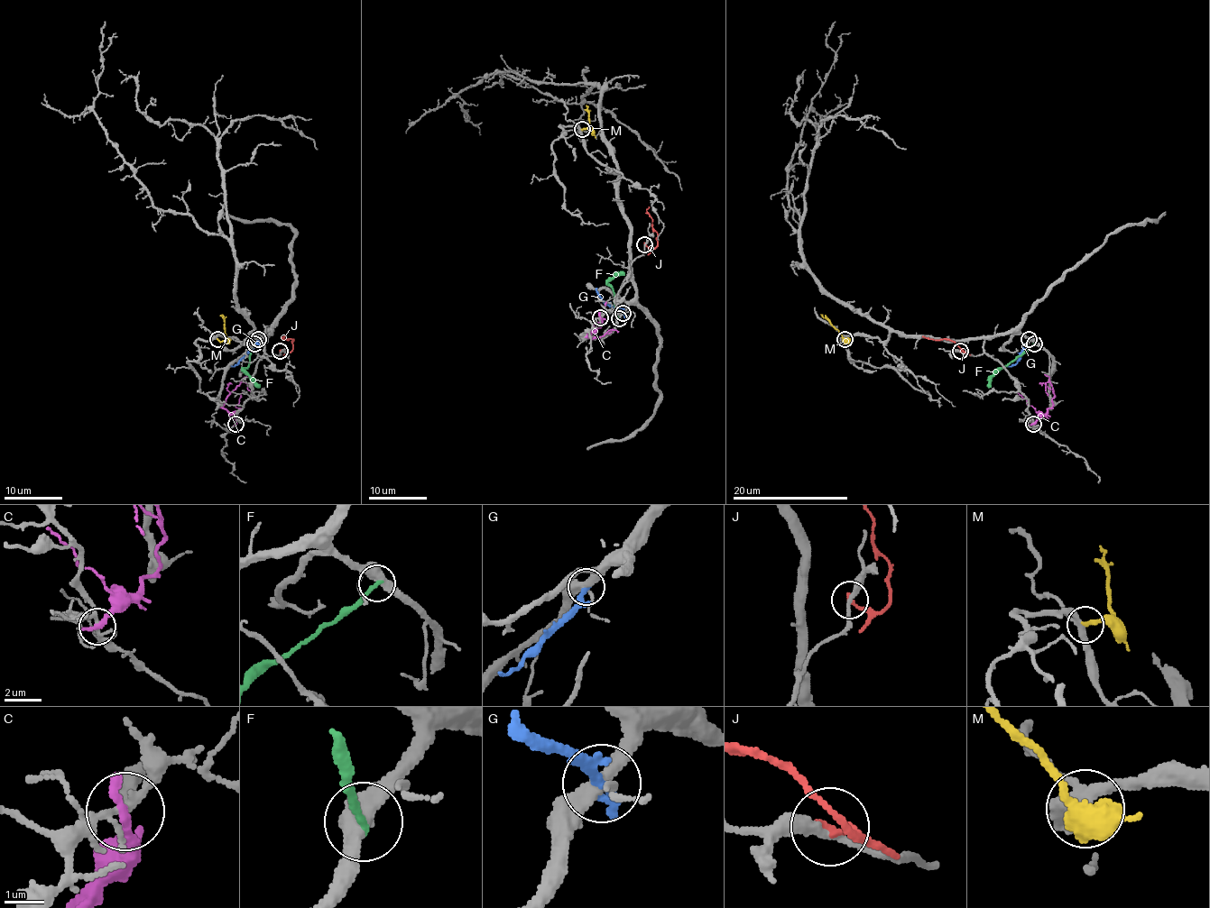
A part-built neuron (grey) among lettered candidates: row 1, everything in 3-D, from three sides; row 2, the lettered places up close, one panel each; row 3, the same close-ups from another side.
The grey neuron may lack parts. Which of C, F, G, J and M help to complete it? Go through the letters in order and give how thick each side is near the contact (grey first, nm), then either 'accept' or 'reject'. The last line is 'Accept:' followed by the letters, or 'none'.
C: 160 nm thick on the grey side, 300 nm on the other; reject
F: 480 nm thick on the grey side, 220 nm on the other; reject
G: 320 nm thick on the grey side, 320 nm on the other; reject
J: 240 nm thick on the grey side, 220 nm on the other; reject
M: 260 nm thick on the grey side, 220 nm on the other; accept
Accept: M

